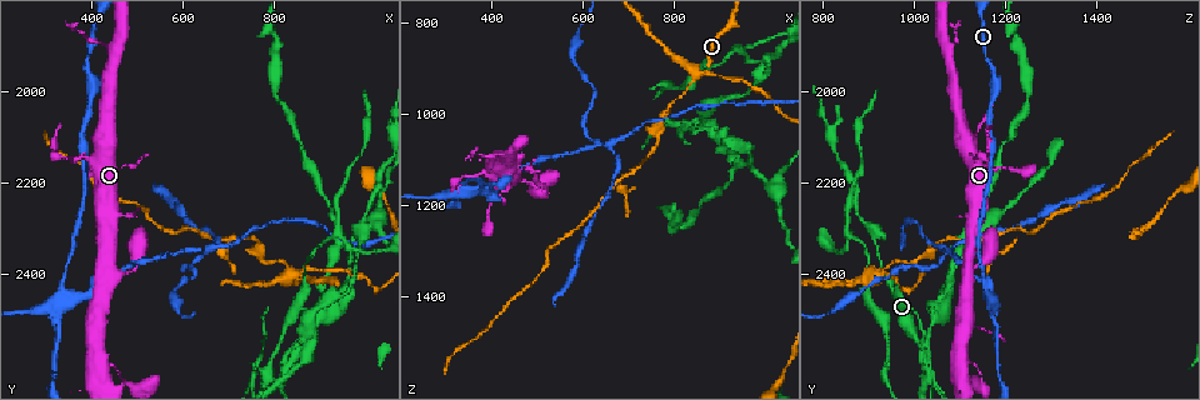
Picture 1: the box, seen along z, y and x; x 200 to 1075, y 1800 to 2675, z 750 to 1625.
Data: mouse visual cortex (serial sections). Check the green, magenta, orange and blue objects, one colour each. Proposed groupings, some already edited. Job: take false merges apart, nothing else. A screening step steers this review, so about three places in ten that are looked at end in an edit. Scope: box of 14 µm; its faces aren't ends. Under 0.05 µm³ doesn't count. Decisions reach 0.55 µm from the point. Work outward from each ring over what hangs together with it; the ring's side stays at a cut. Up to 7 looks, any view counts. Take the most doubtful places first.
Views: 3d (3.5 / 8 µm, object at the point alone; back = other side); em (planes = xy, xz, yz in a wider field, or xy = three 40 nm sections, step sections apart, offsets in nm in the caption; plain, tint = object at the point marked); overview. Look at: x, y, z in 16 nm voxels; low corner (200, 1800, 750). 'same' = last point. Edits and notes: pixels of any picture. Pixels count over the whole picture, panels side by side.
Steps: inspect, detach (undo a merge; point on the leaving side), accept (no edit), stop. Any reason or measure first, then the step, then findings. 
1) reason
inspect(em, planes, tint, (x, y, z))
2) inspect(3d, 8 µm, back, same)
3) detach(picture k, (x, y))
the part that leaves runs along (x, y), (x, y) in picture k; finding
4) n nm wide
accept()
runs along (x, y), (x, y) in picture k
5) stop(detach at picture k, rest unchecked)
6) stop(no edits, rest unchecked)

two arms in line, one across
inspect(3d, 3.5 µm, (825, 2600, 1030))

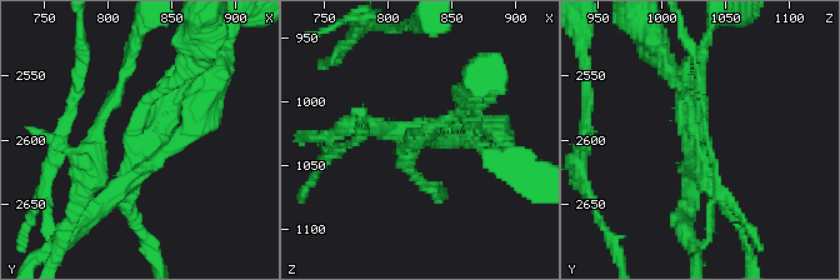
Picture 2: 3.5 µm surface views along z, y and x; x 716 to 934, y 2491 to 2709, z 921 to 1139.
inspect(em, planes, tint, (826, 2598, 1028))

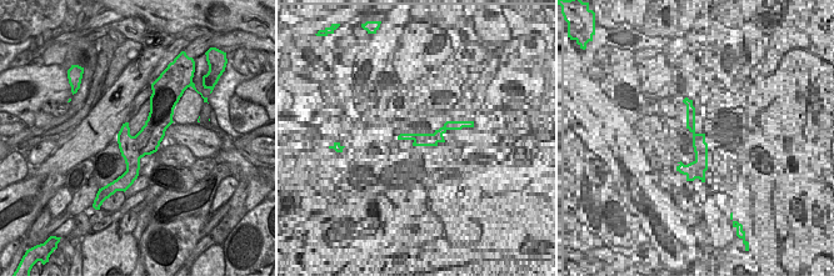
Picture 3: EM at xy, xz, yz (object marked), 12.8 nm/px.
detach(picture 2, (679, 104))
the part that leaves runs along (701, 131), (698, 66), (708, 35) in picture 2; two cells meet here

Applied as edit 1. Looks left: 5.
redraw
inspect(overview)

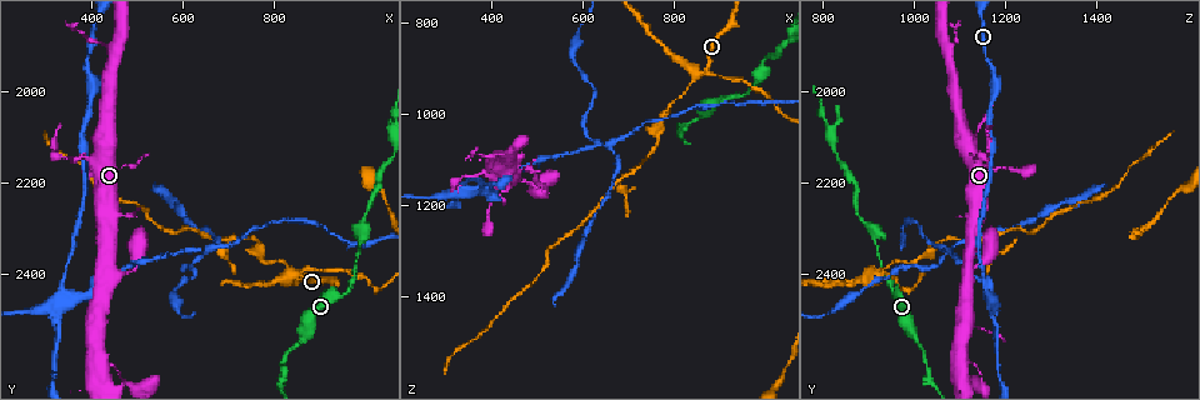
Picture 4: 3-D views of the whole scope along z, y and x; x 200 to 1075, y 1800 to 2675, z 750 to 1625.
inspect(3d, 3.5 µm, (860, 2395, 915))

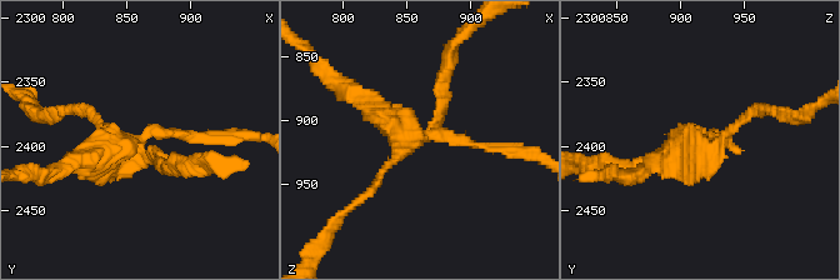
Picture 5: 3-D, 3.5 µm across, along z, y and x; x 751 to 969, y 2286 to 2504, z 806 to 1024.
4 arms; arms of 100, 150, 150, 300 nm
inspect(em, xy, step 5, tint, (850, 2402, 916))

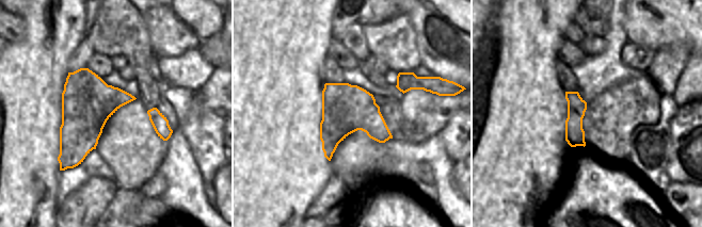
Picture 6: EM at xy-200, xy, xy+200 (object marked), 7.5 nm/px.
detach(picture 5, (461, 140))
border along (379, 110), (330, 92), (330, 153) in picture 6; two cells meet here

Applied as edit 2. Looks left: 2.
stop(detach at picture 2, detach at picture 5, rest unchecked)

